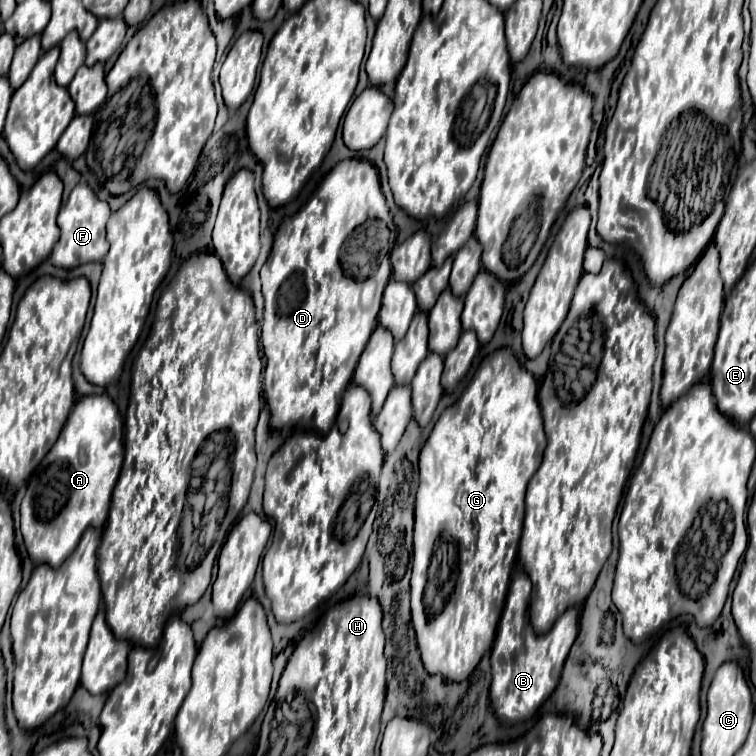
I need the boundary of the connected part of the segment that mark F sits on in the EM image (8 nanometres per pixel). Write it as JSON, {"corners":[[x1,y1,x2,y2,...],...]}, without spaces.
{"corners":[[79,183,71,195,69,195,69,201,61,207,59,211,59,217,57,217,57,225,61,229,61,239,59,243,55,245,49,261,55,265,55,267,61,267,61,269,71,269,71,267,79,267,79,265,85,265,85,263,95,263,95,261,103,261,107,251,109,251,109,243,105,239,105,225,107,225,107,219,111,215,111,209,105,201,97,199,95,191,89,189,87,183]]}

